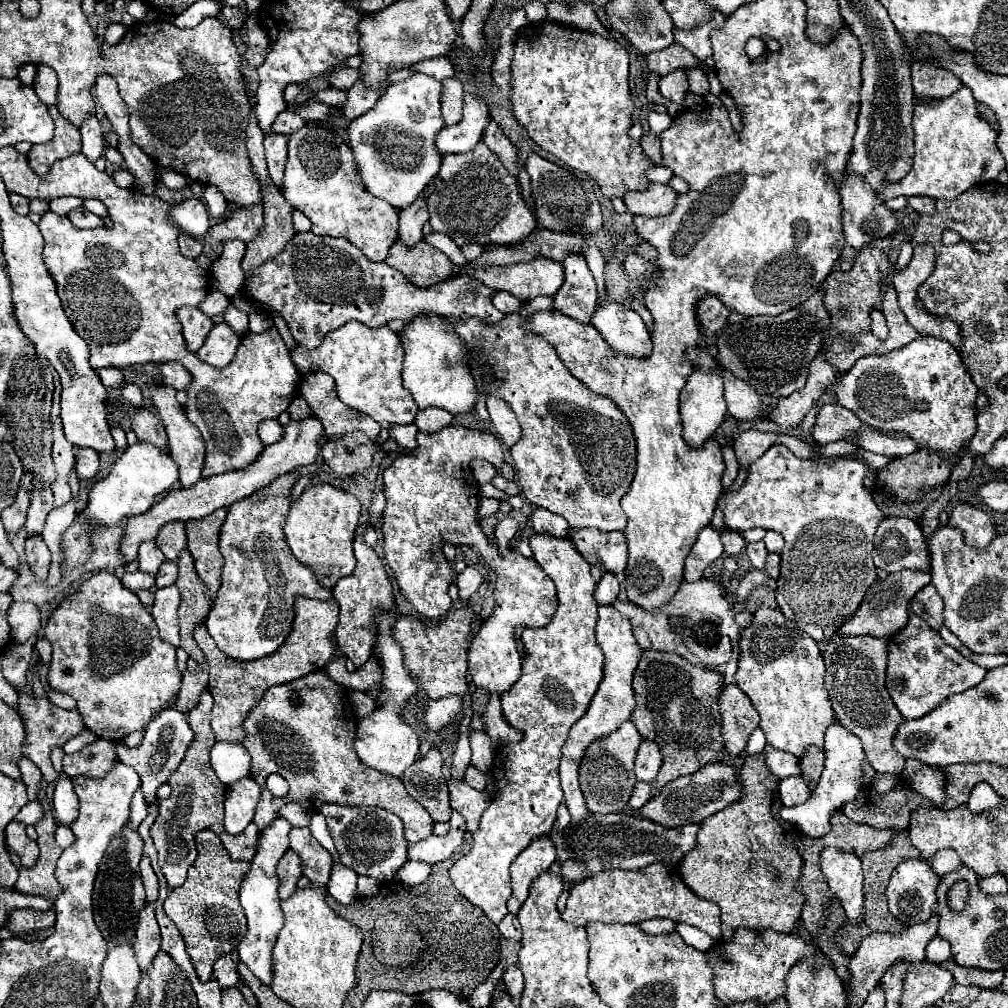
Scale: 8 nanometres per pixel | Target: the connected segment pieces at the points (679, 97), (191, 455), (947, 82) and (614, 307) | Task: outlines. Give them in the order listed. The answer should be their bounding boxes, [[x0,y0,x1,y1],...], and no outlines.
[[660,69,688,105],[150,383,204,487],[912,61,962,99],[592,303,652,357]]

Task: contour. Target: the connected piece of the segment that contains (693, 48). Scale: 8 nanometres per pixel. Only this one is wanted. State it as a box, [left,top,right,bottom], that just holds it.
[674,13,724,61]

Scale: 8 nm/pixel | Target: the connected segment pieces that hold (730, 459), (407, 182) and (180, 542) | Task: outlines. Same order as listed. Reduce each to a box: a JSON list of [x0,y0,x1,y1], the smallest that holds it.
[[722,445,738,489],[348,73,446,209],[156,521,186,561]]

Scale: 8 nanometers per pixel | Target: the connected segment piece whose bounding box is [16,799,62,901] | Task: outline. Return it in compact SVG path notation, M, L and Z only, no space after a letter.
M40 799L40 803L44 807L44 819L34 825L36 833L38 833L40 857L38 857L36 867L20 869L20 877L16 881L16 891L26 893L26 895L40 895L48 901L54 901L60 893L60 885L54 877L54 869L56 869L56 861L58 861L62 849L54 841L54 831L58 827L58 823L50 811L50 805L46 799Z

